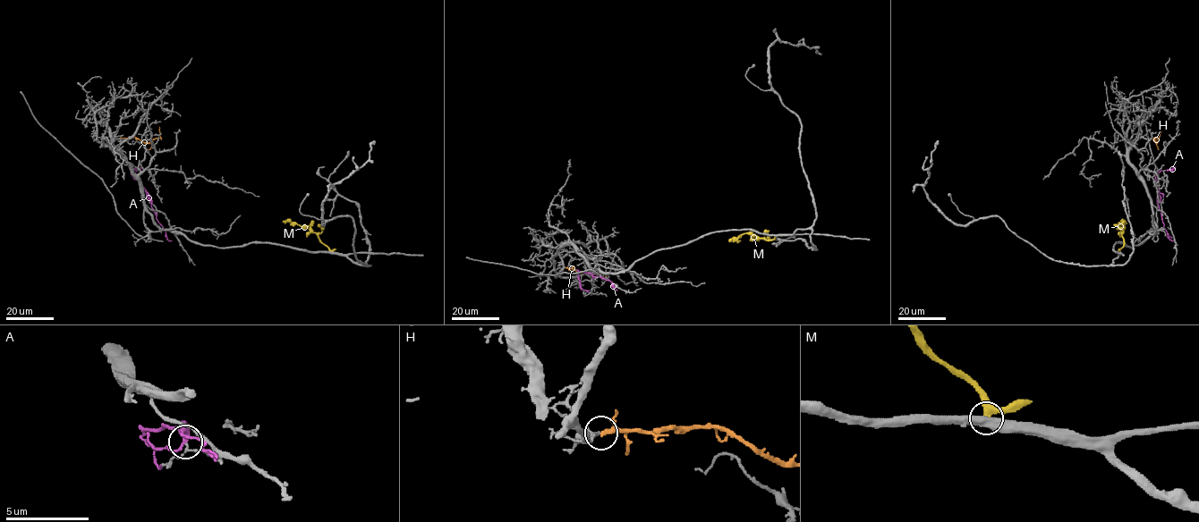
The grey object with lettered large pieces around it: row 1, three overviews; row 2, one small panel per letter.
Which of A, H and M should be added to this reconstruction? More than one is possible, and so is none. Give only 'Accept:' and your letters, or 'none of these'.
Accept: H

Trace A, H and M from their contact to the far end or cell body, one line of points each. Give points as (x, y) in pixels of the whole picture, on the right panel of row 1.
A: (1160, 202), (1155, 174), (1161, 170), (1175, 169)
H: (1152, 138), (1155, 138), (1157, 143), (1160, 126)
M: (1119, 251), (1123, 246), (1123, 228), (1117, 226), (1125, 222)

